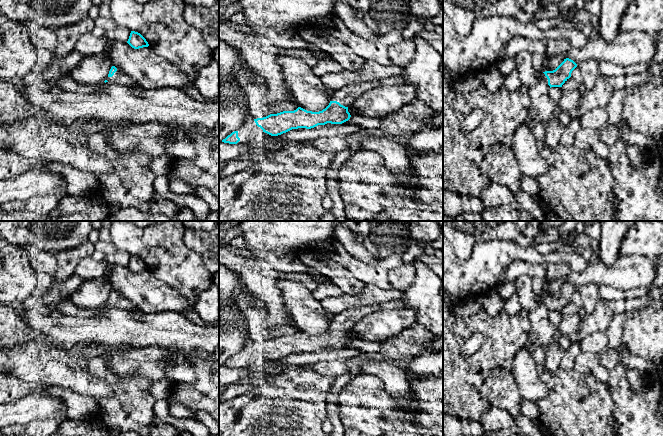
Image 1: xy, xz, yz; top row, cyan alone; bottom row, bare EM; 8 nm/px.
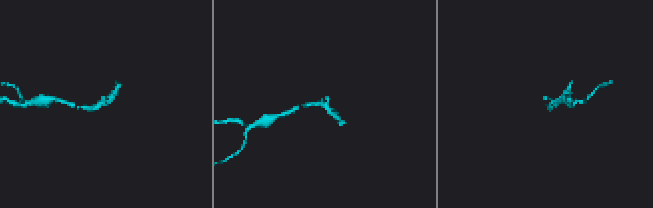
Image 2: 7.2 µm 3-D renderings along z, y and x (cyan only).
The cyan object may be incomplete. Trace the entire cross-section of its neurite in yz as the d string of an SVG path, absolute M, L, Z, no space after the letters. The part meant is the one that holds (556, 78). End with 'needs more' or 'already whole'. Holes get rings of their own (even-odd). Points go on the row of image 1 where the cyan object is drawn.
M566 58L555 70L545 71L538 75L538 79L544 80L550 88L562 87L576 67L577 64L573 60Z; needs more

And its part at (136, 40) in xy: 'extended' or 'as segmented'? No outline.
as segmented

